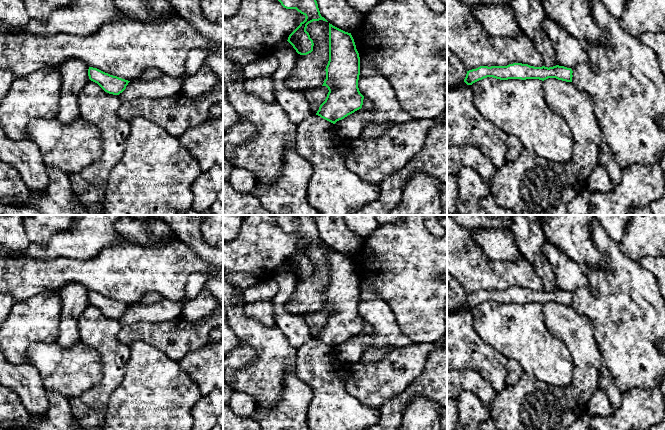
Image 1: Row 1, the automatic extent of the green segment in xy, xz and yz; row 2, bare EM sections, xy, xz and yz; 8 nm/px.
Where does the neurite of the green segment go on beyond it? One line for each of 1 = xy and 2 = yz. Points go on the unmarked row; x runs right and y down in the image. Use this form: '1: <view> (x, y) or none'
1: none
2: none

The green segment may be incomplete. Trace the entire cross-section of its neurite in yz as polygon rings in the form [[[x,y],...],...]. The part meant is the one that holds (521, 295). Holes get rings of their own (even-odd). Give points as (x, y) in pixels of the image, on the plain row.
[[[513,287],[507,290],[480,290],[476,293],[467,295],[464,306],[467,309],[482,304],[487,301],[493,301],[500,304],[508,303],[539,303],[546,304],[548,302],[556,302],[558,304],[572,306],[573,295],[571,292],[564,290],[553,291],[534,291],[528,288]]]

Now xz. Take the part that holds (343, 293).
[[[329,247],[329,285],[326,290],[326,303],[322,310],[329,314],[325,325],[316,339],[335,348],[362,332],[364,320],[358,312],[360,281],[351,257],[345,256]]]

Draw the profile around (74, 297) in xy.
[[[70,283],[59,291],[61,297],[61,313],[57,343],[63,348],[69,348],[80,340],[78,320],[90,304],[89,290],[79,283]]]

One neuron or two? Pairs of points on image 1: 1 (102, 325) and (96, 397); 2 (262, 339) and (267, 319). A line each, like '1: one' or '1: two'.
1: one
2: two

